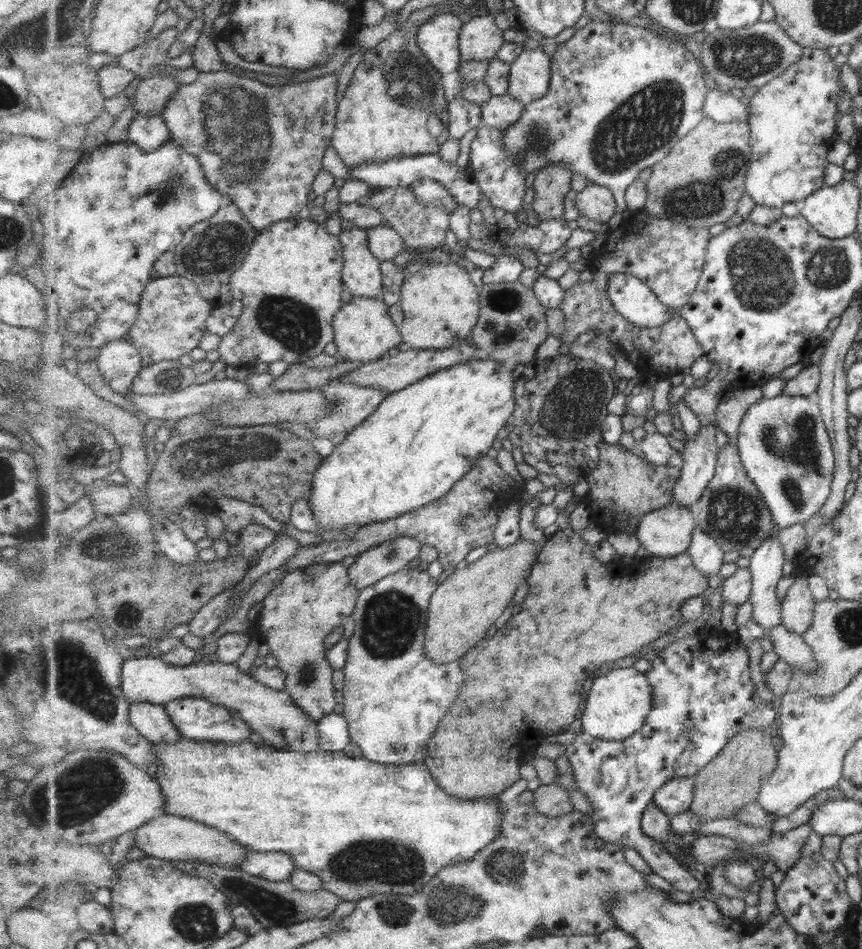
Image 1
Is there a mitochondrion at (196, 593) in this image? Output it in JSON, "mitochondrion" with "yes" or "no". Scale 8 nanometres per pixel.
{"mitochondrion":"no"}

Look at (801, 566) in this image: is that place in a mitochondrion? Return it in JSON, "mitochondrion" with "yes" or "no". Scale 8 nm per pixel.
{"mitochondrion":"no"}

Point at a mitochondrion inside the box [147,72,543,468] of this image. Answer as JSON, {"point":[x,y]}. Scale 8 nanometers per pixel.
{"point":[235,129]}

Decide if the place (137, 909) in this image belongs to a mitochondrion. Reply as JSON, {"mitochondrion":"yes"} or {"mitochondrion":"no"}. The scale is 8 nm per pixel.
{"mitochondrion":"no"}

